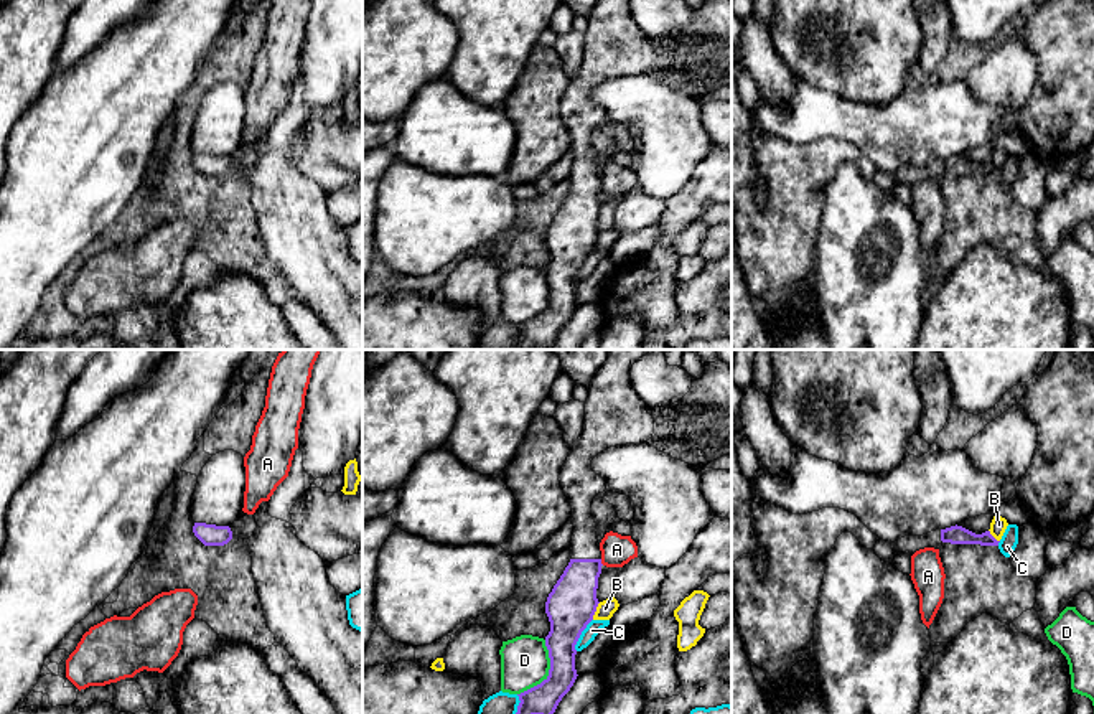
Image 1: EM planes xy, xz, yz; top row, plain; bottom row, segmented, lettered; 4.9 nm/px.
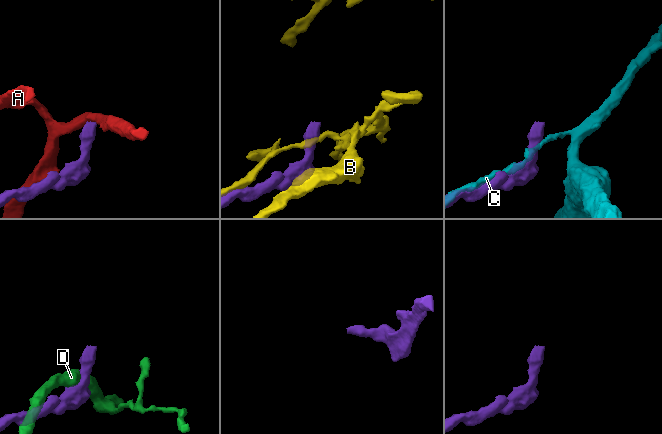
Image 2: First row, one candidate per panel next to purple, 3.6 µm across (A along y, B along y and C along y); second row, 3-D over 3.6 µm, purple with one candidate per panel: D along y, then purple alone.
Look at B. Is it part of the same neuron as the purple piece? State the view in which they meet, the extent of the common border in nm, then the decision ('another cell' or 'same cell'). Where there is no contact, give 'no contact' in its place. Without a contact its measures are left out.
xz | 100 nm | another cell

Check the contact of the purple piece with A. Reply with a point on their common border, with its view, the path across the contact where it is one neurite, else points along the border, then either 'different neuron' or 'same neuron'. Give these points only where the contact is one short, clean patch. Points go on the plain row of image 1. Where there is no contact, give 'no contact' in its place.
meets purple in xz at (600, 193); border along xz (600, 190), (603, 195); different neuron

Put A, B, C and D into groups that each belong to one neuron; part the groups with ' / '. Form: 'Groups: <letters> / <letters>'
Groups: A / B / C / D

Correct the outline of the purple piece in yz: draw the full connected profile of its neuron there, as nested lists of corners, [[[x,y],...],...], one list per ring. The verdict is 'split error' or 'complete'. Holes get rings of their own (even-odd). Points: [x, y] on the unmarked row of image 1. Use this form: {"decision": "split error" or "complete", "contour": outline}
{"decision": "split error", "contour": [[[951,157],[946,160],[936,160],[923,167],[905,167],[891,175],[895,183],[905,183],[913,186],[916,181],[924,178],[939,180],[944,173],[951,175],[980,175],[980,176],[998,176],[990,162],[975,165],[962,157]]]}

